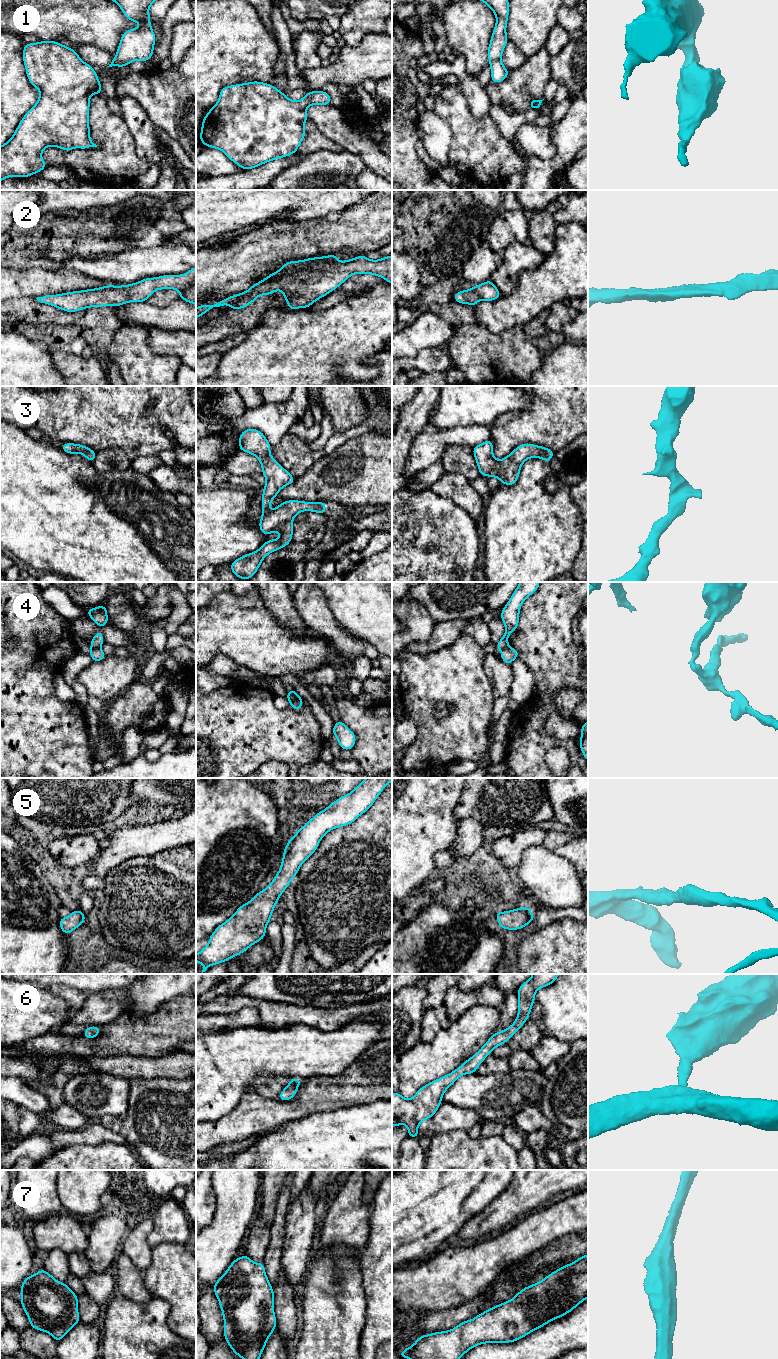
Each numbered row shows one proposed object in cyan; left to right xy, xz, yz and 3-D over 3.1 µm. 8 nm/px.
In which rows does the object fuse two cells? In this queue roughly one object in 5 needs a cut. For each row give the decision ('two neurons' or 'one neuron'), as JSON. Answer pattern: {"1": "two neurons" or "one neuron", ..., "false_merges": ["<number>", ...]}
{"1": "one neuron", "2": "one neuron", "3": "one neuron", "4": "two neurons", "5": "one neuron", "6": "one neuron", "7": "one neuron", "false_merges": ["4"]}

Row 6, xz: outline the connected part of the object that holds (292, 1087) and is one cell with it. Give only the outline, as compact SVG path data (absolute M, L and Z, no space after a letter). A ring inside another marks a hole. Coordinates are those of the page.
M291 1078L290 1083L278 1095L281 1101L288 1101L295 1097L299 1085L302 1083L300 1078Z

